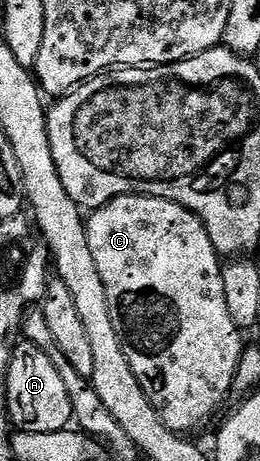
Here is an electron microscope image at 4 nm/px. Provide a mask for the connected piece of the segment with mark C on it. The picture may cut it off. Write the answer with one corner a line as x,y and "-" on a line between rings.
127,195
93,210
86,221
88,247
92,247
92,259
96,259
96,271
100,271
100,279
104,279
104,291
108,291
108,311
112,311
112,323
116,327
116,335
120,335
120,343
124,347
124,355
128,355
128,363
132,363
132,371
136,379
140,379
140,387
144,387
144,395
158,408
164,423
174,433
185,434
185,429
194,429
201,421
206,421
222,405
226,396
231,396
236,367
240,367
240,355
244,348
243,330
232,323
232,315
228,315
228,299
224,299
224,279
222,278
223,262
218,252
212,247
212,239
204,227
204,223
195,213
182,205
172,203
163,197
143,197

